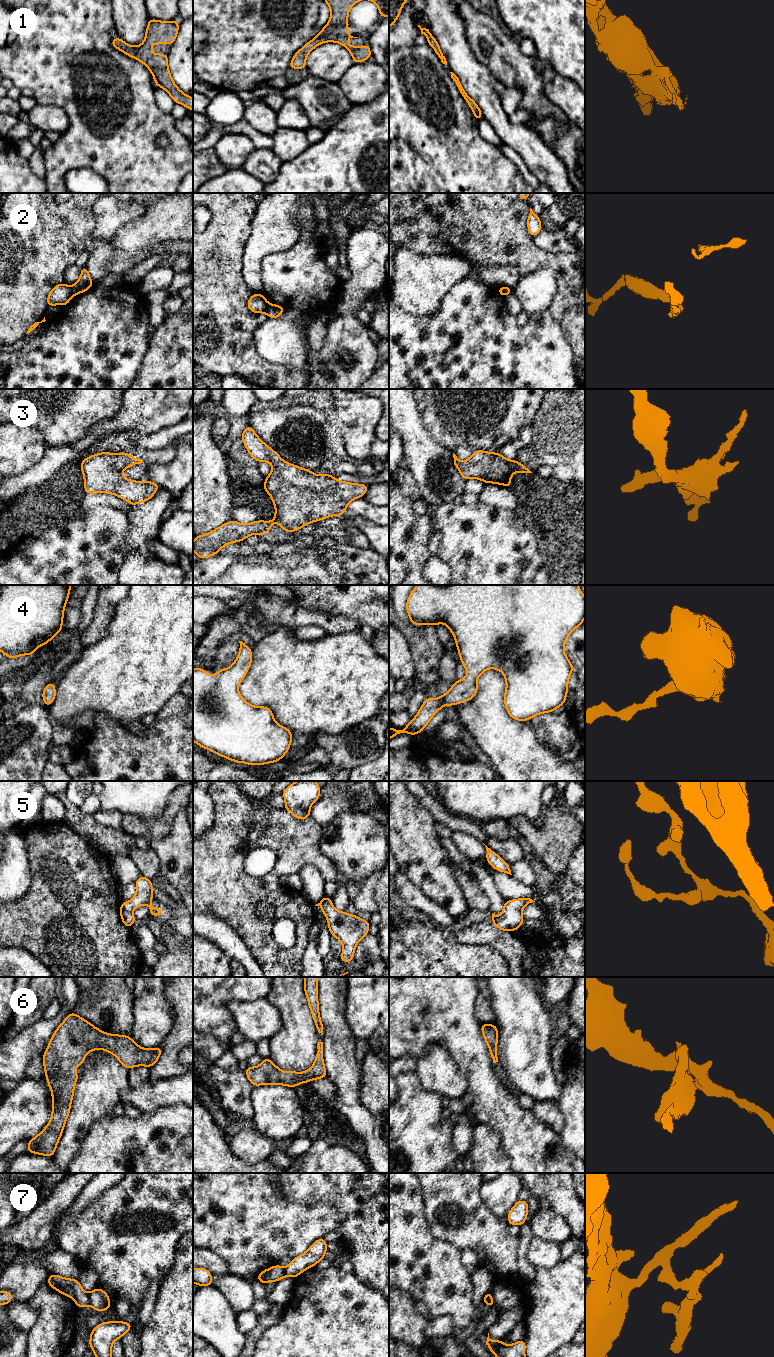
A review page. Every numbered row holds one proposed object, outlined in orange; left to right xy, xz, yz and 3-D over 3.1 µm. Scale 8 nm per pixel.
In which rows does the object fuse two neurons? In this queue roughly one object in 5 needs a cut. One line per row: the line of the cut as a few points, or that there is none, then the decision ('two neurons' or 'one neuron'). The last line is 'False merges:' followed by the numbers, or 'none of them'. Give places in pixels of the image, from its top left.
1: cut none; one neuron
2: cut xy (70, 287), (72, 294); two neurons
3: cut xz (275, 512), (278, 521); two neurons
4: cut none; one neuron
5: cut none; one neuron
6: cut none; one neuron
7: cut xy (88, 1294), (90, 1303); two neurons
False merges: 2, 3, 7

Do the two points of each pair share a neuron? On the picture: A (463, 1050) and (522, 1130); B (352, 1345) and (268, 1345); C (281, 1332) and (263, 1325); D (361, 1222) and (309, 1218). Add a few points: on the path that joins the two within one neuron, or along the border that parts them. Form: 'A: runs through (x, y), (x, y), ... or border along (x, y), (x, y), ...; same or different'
A: runs through (479, 1070), (491, 1099), (502, 1110); same
B: runs through (331, 1345), (289, 1345); same
C: border along (283, 1308), (281, 1318), (263, 1333), (255, 1346); different
D: border along (326, 1202), (339, 1215), (340, 1223), (335, 1230); different

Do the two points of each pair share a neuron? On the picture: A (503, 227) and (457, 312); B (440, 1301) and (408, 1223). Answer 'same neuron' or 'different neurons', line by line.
A: different neurons
B: same neuron

